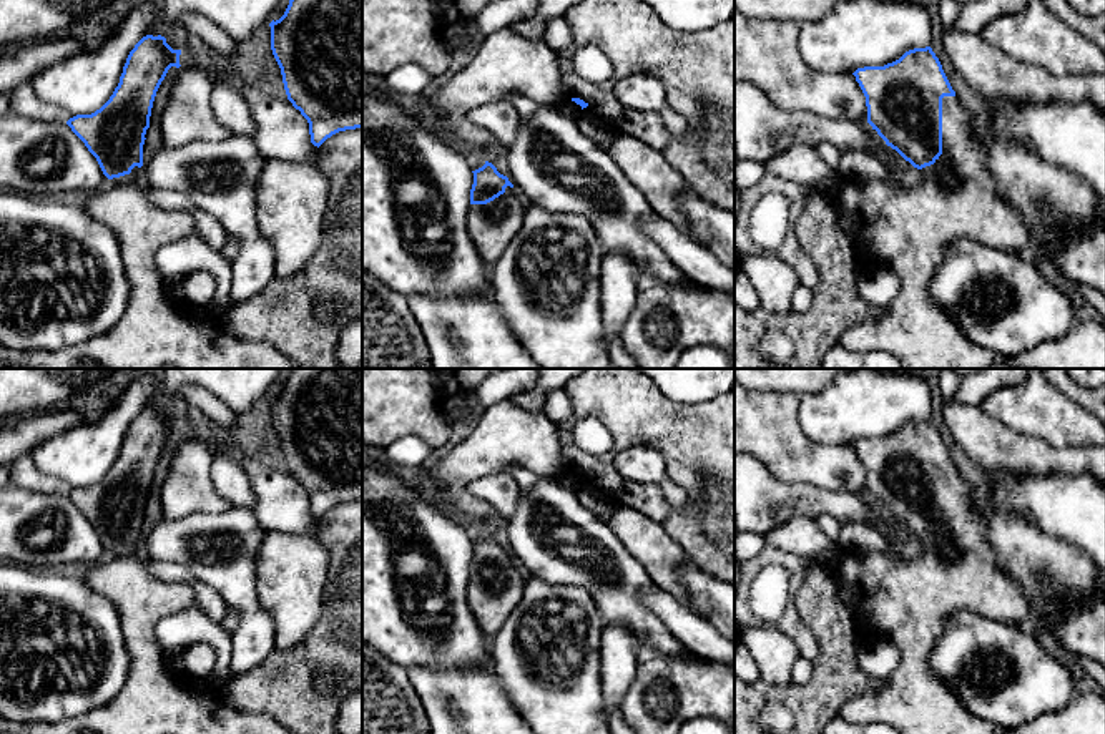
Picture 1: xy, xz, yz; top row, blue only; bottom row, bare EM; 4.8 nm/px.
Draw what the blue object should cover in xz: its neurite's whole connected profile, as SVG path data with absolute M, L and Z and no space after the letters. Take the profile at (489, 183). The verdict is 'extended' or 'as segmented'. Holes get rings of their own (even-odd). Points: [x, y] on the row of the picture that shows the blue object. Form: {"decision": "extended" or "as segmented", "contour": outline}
{"decision": "extended", "contour": "M485 161L472 173L467 229L480 257L489 266L495 266L520 231L527 208L508 178L500 174L492 163Z"}

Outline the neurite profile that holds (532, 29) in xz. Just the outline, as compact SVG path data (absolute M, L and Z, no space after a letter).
M538 0L535 12L508 28L533 43L543 42L547 23L553 18L562 18L565 12L582 0Z

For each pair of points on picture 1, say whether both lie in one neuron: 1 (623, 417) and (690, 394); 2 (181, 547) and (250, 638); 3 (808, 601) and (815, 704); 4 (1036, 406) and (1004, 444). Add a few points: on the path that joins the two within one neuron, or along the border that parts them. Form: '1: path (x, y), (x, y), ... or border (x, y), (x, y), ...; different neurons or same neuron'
1: border (655, 386), (670, 399), (687, 404), (712, 399); different neurons
2: path (206, 560), (240, 593), (250, 613); same neuron
3: path (829, 626), (829, 680); same neuron
4: border (984, 407), (1006, 425), (1041, 437), (1052, 445); different neurons

